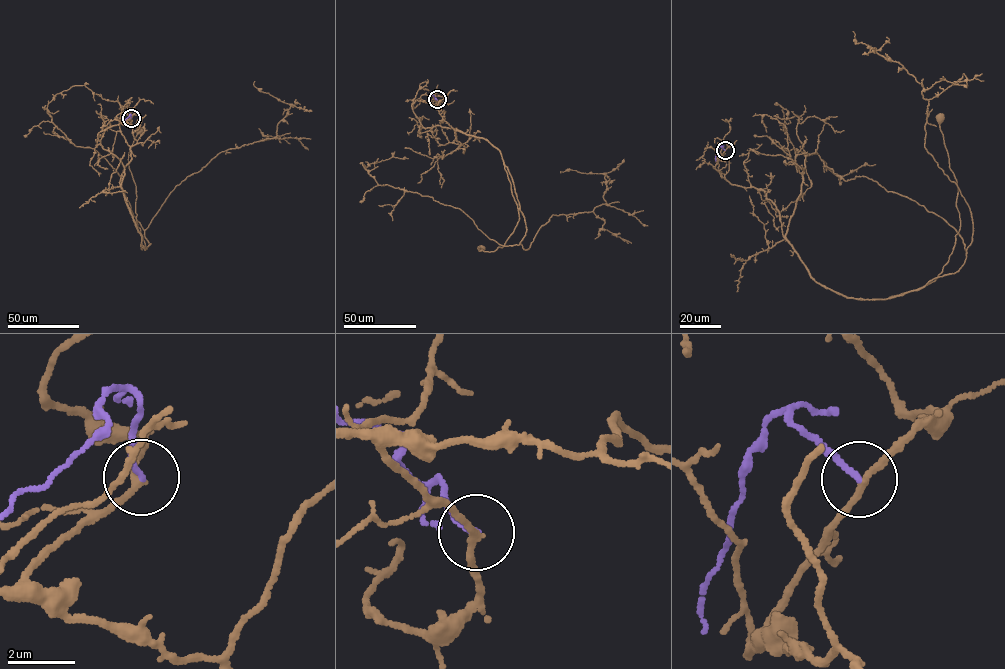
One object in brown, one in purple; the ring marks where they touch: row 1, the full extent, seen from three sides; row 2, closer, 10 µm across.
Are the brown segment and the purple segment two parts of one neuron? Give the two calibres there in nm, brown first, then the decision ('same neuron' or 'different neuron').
calibres 190 and 170 nm; different neuron

